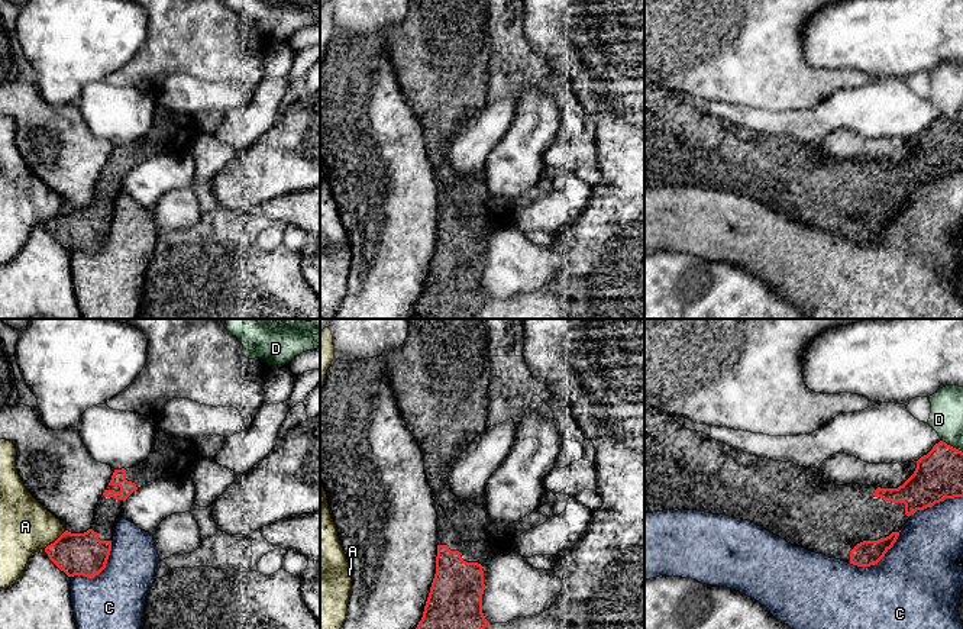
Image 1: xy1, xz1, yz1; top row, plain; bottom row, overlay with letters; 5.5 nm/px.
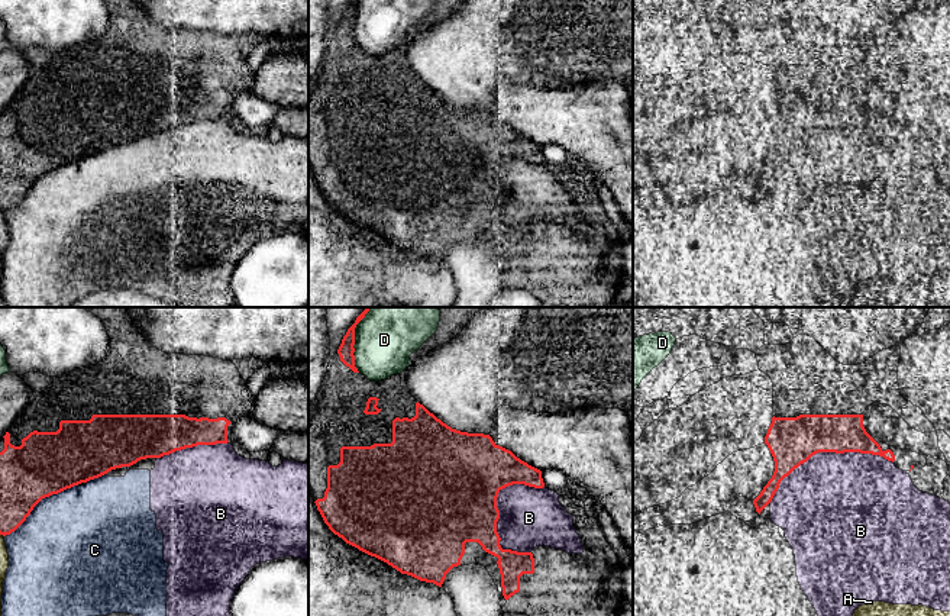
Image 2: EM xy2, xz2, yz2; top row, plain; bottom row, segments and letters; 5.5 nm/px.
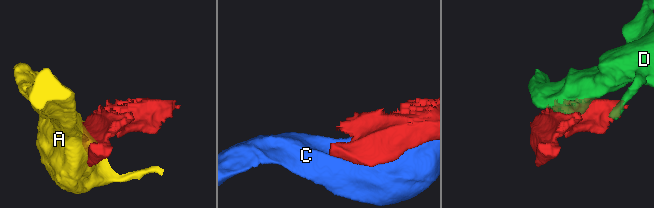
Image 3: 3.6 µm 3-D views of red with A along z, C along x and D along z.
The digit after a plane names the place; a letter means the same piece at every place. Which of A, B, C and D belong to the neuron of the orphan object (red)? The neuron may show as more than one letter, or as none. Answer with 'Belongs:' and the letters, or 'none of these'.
Belongs: none of these

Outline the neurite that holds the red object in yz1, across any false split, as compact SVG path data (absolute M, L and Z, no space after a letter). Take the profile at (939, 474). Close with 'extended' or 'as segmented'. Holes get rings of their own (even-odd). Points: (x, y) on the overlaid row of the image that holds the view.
M644 404L644 513L699 510L749 520L788 543L857 567L878 564L917 510L963 497L963 452L940 441L898 488L817 486L812 468L759 458L681 426Z; extended

